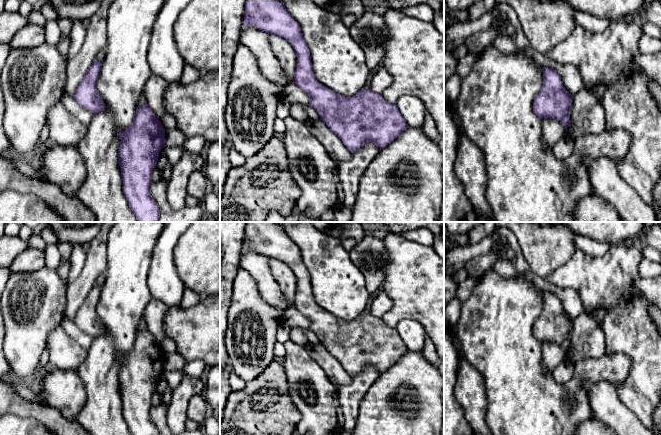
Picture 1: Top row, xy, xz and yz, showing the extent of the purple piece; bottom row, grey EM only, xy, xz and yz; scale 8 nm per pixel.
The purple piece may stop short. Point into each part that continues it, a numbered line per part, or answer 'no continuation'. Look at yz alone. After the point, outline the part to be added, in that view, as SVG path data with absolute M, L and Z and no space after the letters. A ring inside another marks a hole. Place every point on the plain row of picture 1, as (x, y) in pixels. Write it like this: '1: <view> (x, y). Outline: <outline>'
1: yz (570, 300). Outline: M496 226L494 230L498 234L499 238L505 237L507 239L509 246L515 254L516 261L514 264L517 272L524 279L534 284L541 291L554 293L560 299L562 308L569 318L574 319L584 313L583 304L575 289L559 288L551 284L546 278L543 279L532 273L528 263L523 256L517 237L512 230L503 226Z

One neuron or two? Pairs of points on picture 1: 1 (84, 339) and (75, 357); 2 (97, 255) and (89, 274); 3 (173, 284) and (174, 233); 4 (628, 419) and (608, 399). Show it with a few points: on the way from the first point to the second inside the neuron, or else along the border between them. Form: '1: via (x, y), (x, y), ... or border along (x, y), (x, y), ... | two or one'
1: border along (64, 330), (86, 350) | two
2: via (96, 260), (96, 264), (92, 269) | one
3: via (166, 271), (166, 246) | one
4: via (623, 414), (613, 404) | one

